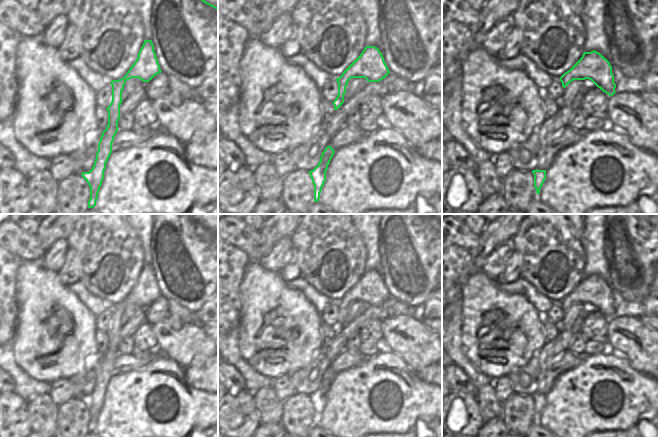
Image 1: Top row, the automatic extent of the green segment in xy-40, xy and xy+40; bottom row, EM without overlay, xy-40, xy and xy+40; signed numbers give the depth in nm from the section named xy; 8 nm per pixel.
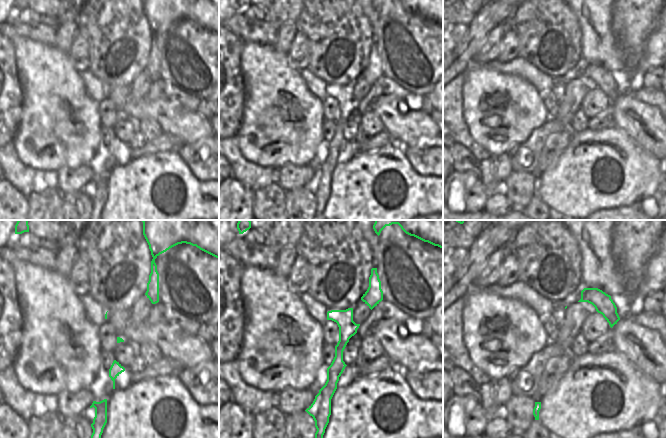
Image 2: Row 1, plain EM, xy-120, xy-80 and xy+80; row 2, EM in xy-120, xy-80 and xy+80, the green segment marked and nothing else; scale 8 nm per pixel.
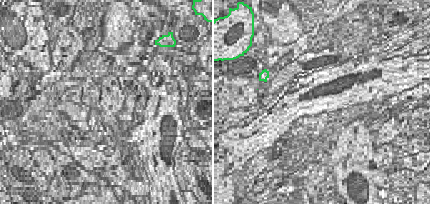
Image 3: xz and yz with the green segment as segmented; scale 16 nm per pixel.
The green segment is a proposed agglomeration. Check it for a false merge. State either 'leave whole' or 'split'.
leave whole

